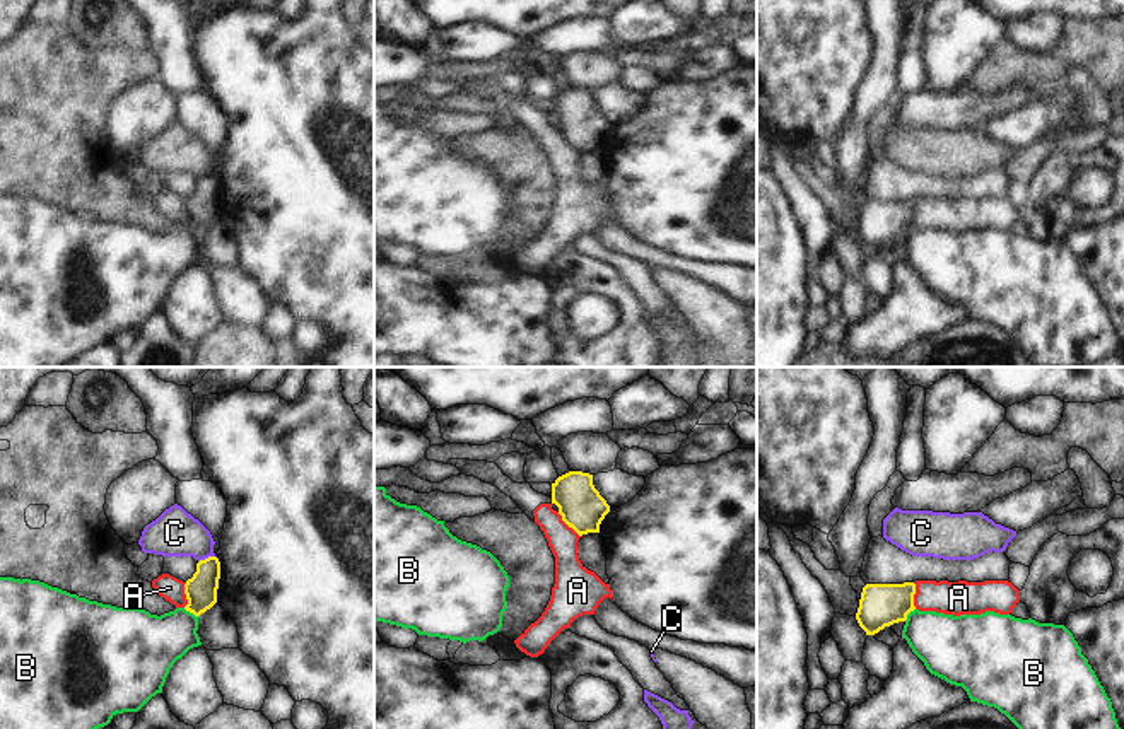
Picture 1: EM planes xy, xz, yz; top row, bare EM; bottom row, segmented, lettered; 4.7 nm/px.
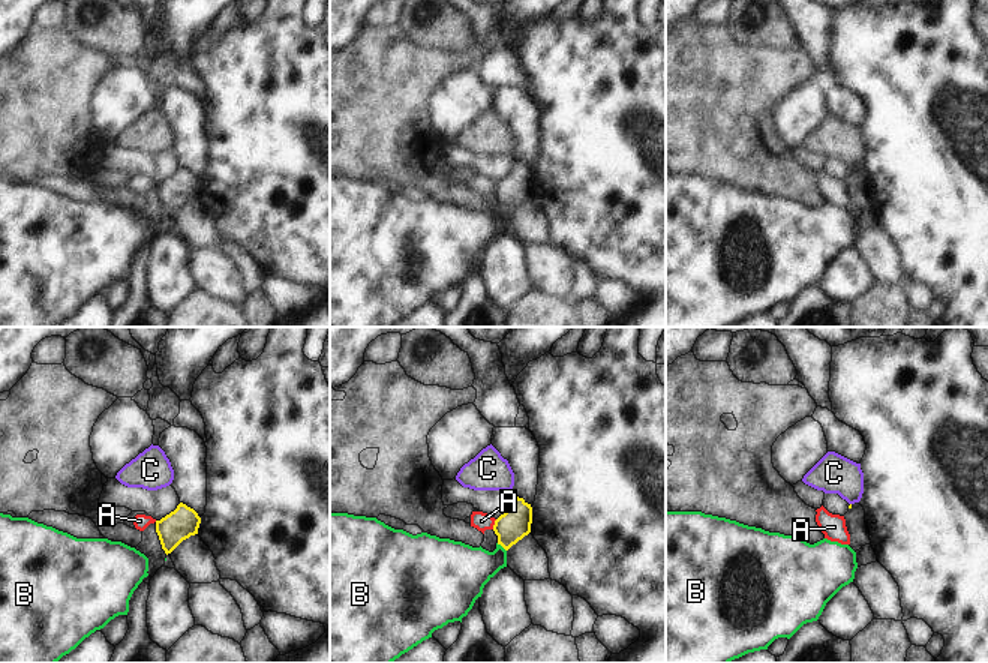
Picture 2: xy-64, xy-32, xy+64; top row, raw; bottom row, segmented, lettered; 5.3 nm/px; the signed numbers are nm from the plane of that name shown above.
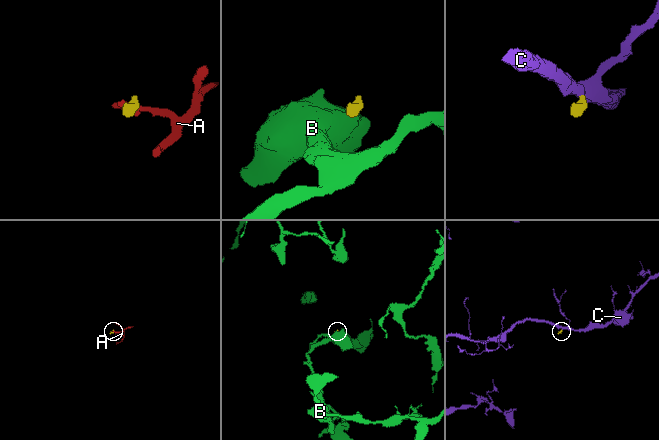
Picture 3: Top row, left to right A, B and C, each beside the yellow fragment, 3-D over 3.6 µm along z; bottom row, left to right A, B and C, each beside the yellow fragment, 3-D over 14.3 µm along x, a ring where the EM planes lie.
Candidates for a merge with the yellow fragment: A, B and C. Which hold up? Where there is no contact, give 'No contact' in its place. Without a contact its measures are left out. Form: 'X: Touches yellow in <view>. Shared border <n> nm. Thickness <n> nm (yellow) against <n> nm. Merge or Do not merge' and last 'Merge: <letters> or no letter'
A: Touches yellow in yz. Shared border 130 nm. Thickness 200 nm (yellow) against 160 nm. Do not merge
B: Touches yellow in xy. Shared border 80 nm. Thickness 150 nm (yellow) against 280 nm. Do not merge
C: Touches yellow in xy. Shared border 90 nm. Thickness 150 nm (yellow) against 220 nm. Do not merge
Merge: no letter.

